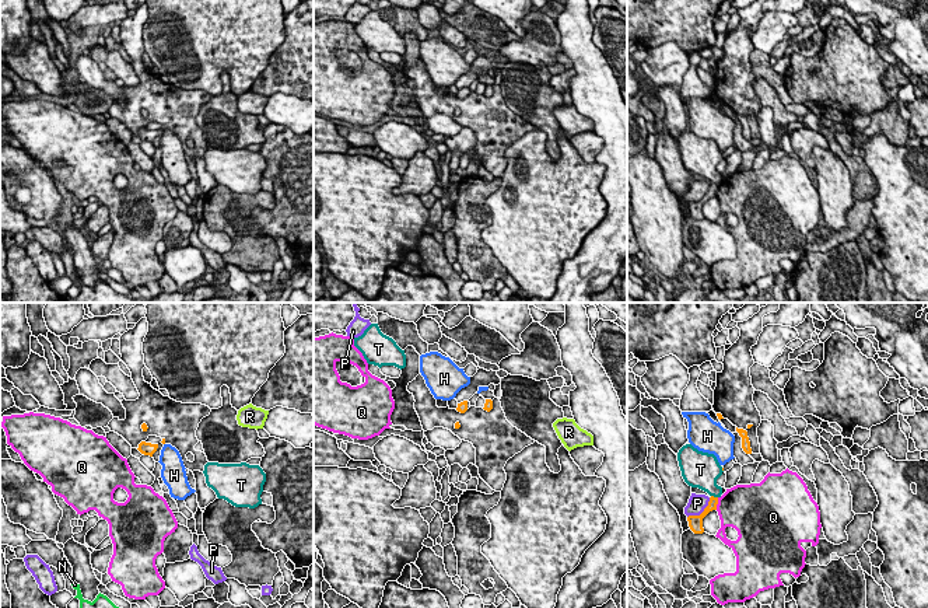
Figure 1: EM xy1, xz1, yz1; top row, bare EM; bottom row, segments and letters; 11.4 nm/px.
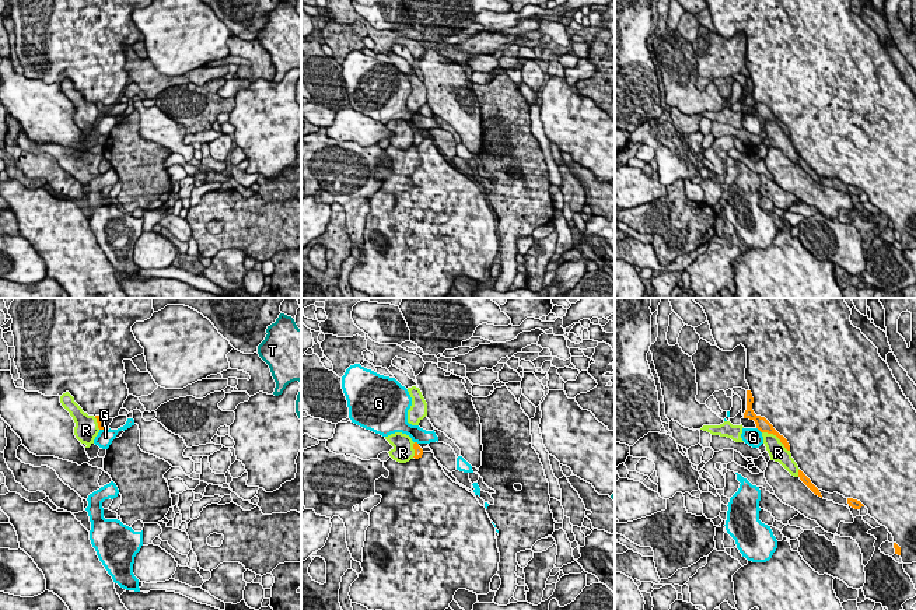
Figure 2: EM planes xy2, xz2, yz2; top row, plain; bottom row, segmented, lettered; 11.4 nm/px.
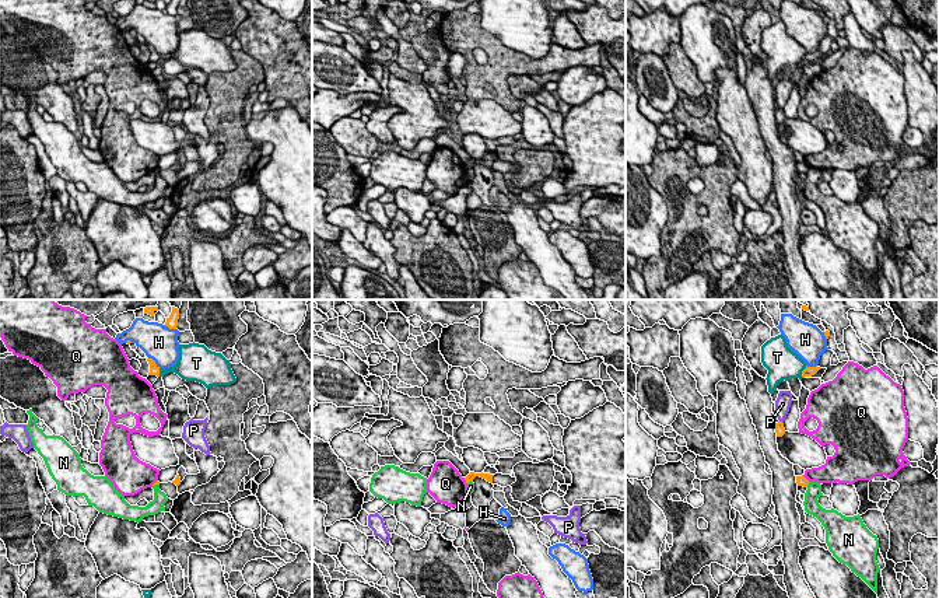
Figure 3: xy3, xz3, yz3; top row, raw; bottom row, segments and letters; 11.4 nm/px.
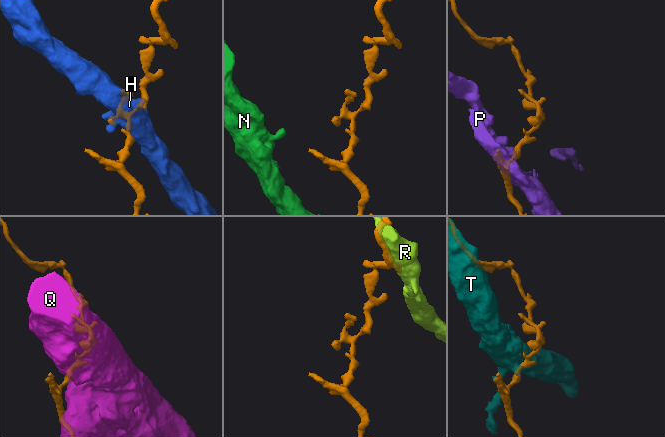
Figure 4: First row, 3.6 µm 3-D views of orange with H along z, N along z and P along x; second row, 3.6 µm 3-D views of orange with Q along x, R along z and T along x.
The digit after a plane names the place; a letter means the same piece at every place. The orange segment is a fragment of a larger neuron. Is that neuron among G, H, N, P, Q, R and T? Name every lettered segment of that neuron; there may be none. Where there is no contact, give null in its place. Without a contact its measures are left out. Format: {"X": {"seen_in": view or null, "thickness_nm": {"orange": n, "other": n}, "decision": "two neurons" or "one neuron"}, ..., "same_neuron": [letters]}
{"G": {"seen_in": "yz2", "thickness_nm": {"orange": 160, "other": 200}, "decision": "two neurons"}, "H": {"seen_in": "xy3", "thickness_nm": {"orange": 120, "other": 400}, "decision": "two neurons"}, "N": {"seen_in": "xy3", "thickness_nm": {"orange": 50, "other": 160}, "decision": "two neurons"}, "P": {"seen_in": "yz1", "thickness_nm": {"orange": 160, "other": 200}, "decision": "two neurons"}, "Q": {"seen_in": "yz1", "thickness_nm": {"orange": 100, "other": 480}, "decision": "two neurons"}, "R": {"seen_in": "yz2", "thickness_nm": {"orange": 160, "other": 200}, "decision": "two neurons"}, "T": {"seen_in": "yz3", "thickness_nm": {"orange": 120, "other": 360}, "decision": "two neurons"}, "same_neuron": []}

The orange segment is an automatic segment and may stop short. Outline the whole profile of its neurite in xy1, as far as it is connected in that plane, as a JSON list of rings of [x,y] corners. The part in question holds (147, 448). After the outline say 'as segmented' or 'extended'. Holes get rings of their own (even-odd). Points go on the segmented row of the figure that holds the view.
[[[148,436],[146,441],[141,441],[139,444],[137,450],[144,455],[153,457],[154,461],[158,462],[164,444],[165,444],[165,438],[157,436]]] | extended

